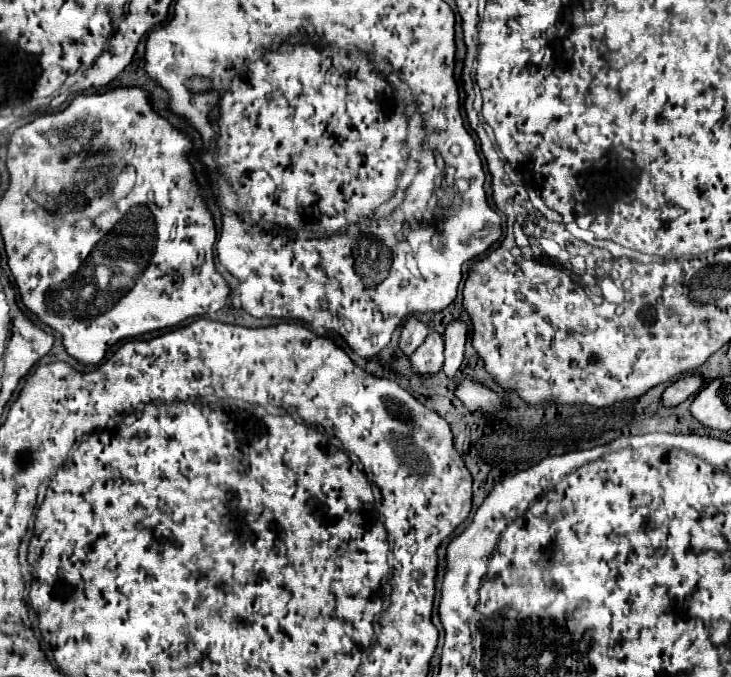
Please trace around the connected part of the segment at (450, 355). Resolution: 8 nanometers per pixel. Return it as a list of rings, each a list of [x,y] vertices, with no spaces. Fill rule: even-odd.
[[[453,320],[447,324],[445,334],[445,364],[443,370],[447,376],[453,376],[457,372],[457,368],[463,362],[463,354],[465,354],[465,342],[467,342],[467,324],[463,320]]]

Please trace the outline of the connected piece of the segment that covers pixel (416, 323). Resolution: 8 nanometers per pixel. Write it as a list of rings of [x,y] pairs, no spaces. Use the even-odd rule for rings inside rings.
[[[415,316],[407,318],[407,322],[403,324],[403,330],[401,330],[401,338],[399,338],[401,350],[407,356],[411,356],[423,344],[427,334],[429,334],[429,328],[421,320],[417,320]]]

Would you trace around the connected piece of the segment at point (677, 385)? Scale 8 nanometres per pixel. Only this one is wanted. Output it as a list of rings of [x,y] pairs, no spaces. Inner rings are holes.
[[[691,374],[691,376],[683,376],[677,382],[673,382],[665,392],[663,392],[663,402],[667,406],[677,406],[681,402],[685,402],[689,396],[697,394],[703,386],[703,376],[701,374]]]

